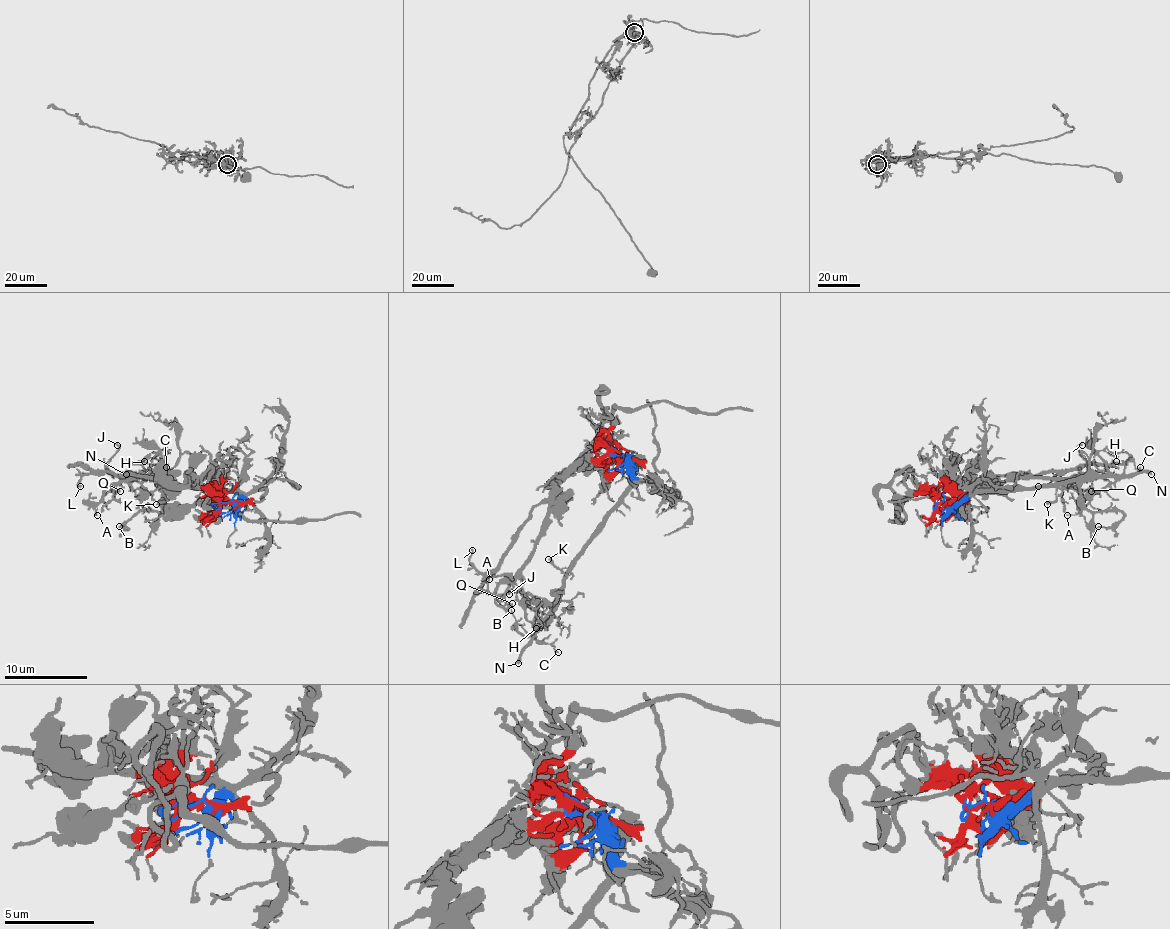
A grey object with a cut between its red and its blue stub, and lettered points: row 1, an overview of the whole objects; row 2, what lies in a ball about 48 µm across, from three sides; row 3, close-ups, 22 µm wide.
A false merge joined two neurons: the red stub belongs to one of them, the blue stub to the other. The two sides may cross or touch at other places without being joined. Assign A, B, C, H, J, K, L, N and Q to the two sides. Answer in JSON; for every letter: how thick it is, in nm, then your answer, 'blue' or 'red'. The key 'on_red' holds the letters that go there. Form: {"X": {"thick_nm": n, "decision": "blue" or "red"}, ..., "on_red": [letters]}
{"A": {"thick_nm": 110, "decision": "red"}, "B": {"thick_nm": 120, "decision": "blue"}, "C": {"thick_nm": 140, "decision": "blue"}, "H": {"thick_nm": 120, "decision": "blue"}, "J": {"thick_nm": 170, "decision": "red"}, "K": {"thick_nm": 220, "decision": "blue"}, "L": {"thick_nm": 160, "decision": "red"}, "N": {"thick_nm": 320, "decision": "blue"}, "Q": {"thick_nm": 200, "decision": "red"}, "on_red": ["A", "J", "L", "Q"]}

